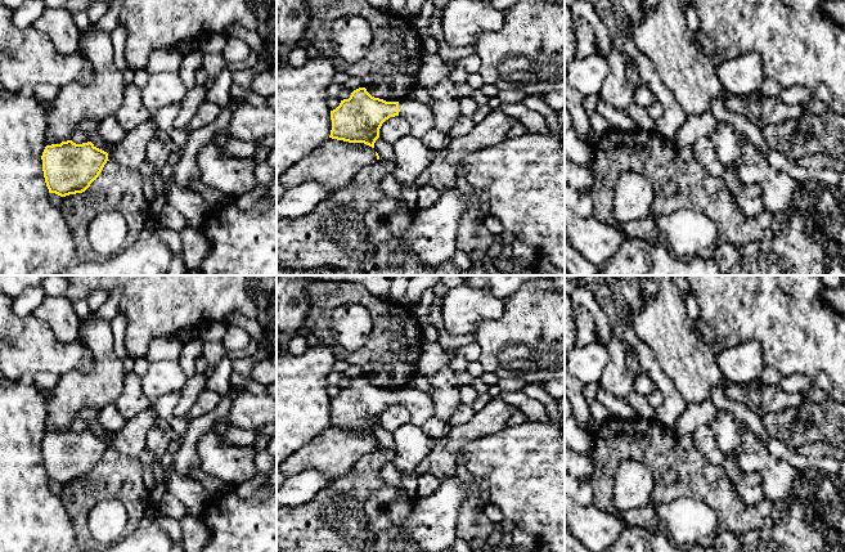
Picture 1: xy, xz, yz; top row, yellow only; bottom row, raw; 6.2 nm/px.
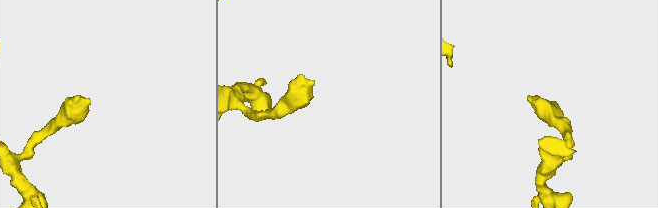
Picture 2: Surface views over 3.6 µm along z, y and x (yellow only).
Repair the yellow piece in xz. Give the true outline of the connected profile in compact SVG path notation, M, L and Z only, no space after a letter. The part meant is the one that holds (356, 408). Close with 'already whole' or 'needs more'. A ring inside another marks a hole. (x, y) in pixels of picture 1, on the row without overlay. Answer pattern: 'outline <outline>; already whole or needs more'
outline M365 376L354 378L349 387L331 399L329 426L349 431L364 431L374 436L382 412L390 405L404 405L410 413L410 423L422 427L435 417L432 396L419 389L404 386L386 390L372 385Z; needs more

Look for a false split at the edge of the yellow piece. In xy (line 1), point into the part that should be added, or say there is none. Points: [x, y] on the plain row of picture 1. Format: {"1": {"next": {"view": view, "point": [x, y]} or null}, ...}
{"1": {"next": null}}

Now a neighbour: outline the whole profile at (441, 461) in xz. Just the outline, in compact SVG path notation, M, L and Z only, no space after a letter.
M499 395L491 398L468 422L451 426L446 436L436 440L430 453L417 466L417 476L433 475L441 481L451 477L457 472L459 449L471 440L481 439L504 428L514 410L517 408Z

